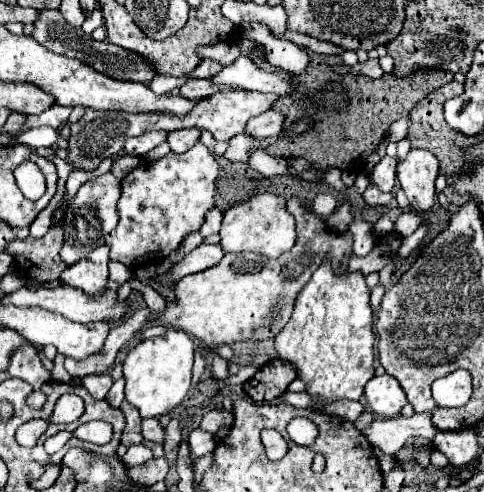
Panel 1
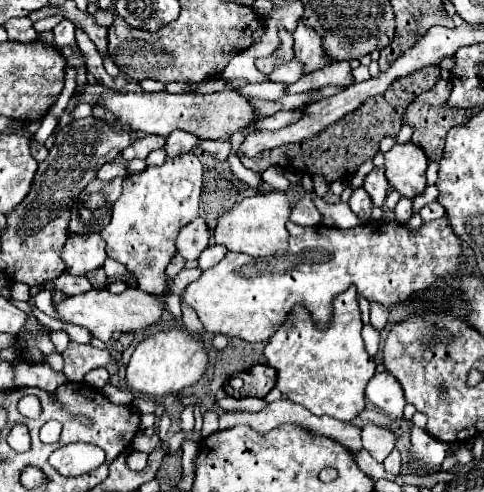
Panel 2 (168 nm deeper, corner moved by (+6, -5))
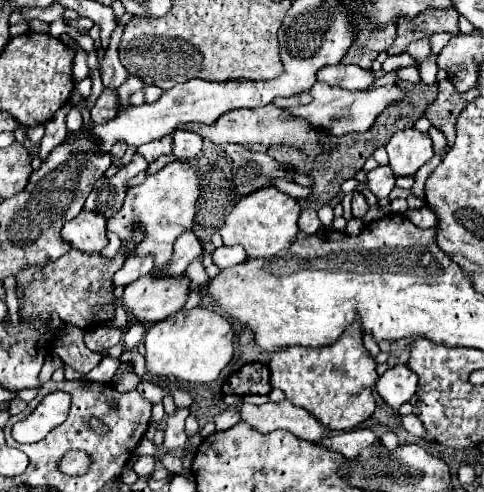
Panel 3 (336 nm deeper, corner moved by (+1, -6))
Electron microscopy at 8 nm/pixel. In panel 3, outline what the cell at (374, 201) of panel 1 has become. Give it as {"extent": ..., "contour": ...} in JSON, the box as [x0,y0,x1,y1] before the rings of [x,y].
{"extent":[351,192,369,218],"contour":[[[359,192],[353,194],[353,202],[351,202],[351,206],[353,206],[353,216],[355,216],[355,218],[361,218],[361,216],[369,210],[369,204],[365,202],[363,194],[359,194]]]}

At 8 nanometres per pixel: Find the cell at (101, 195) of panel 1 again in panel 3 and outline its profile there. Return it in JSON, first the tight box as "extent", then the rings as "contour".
{"extent":[85,152,147,218],"contour":[[[135,152],[131,164],[123,166],[113,178],[105,178],[103,180],[97,180],[95,188],[91,190],[91,194],[87,196],[87,202],[85,202],[85,210],[91,210],[91,212],[99,212],[103,214],[105,218],[111,218],[113,214],[119,212],[119,204],[123,204],[123,198],[125,198],[125,182],[129,178],[133,178],[135,174],[139,172],[145,172],[147,170],[147,160],[143,160],[143,156],[139,156]]]}

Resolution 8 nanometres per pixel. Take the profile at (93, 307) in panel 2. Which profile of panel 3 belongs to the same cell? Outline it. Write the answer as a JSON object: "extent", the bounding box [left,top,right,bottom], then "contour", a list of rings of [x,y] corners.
{"extent":[123,274,191,324],"contour":[[[185,274],[167,278],[145,276],[125,288],[123,304],[135,318],[153,324],[183,308],[189,292],[191,280]]]}

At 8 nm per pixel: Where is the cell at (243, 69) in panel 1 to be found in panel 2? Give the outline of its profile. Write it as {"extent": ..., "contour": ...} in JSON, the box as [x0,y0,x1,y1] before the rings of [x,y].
{"extent":[284,61,352,93],"contour":[[[332,61],[328,67],[312,71],[304,75],[300,81],[286,85],[284,93],[306,93],[312,89],[322,89],[326,85],[350,85],[352,83],[352,73],[348,61]]]}

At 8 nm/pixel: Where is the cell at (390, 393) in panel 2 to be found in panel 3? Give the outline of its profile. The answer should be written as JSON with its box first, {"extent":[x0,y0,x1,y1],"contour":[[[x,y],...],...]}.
{"extent":[375,366,419,410],"contour":[[[395,366],[379,376],[375,390],[391,408],[397,410],[401,404],[411,400],[417,390],[417,380],[419,378],[415,376],[415,372],[411,372],[407,366]]]}

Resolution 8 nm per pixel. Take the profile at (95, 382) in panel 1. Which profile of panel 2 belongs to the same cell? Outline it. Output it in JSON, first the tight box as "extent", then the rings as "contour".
{"extent":[84,367,110,389],"contour":[[[102,367],[96,369],[96,371],[88,371],[86,377],[84,377],[84,383],[90,385],[90,387],[94,387],[94,389],[102,389],[108,381],[110,381],[110,375],[108,375],[108,371],[102,369]]]}

